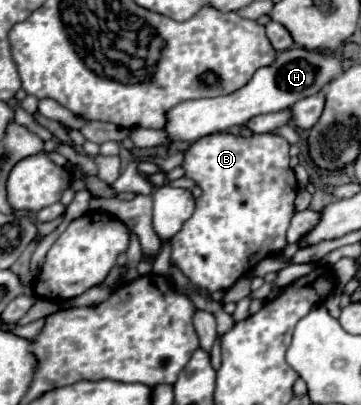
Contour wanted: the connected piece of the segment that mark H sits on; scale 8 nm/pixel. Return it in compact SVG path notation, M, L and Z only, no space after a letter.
M300 46L288 48L276 54L276 62L272 66L262 66L260 70L256 70L256 74L240 90L234 90L232 94L226 96L188 100L174 106L168 112L168 124L164 130L168 132L170 140L196 142L202 136L242 126L252 116L290 108L300 98L308 98L312 94L322 92L326 84L330 84L336 76L342 74L342 70L344 70L342 62L334 52L306 50Z

